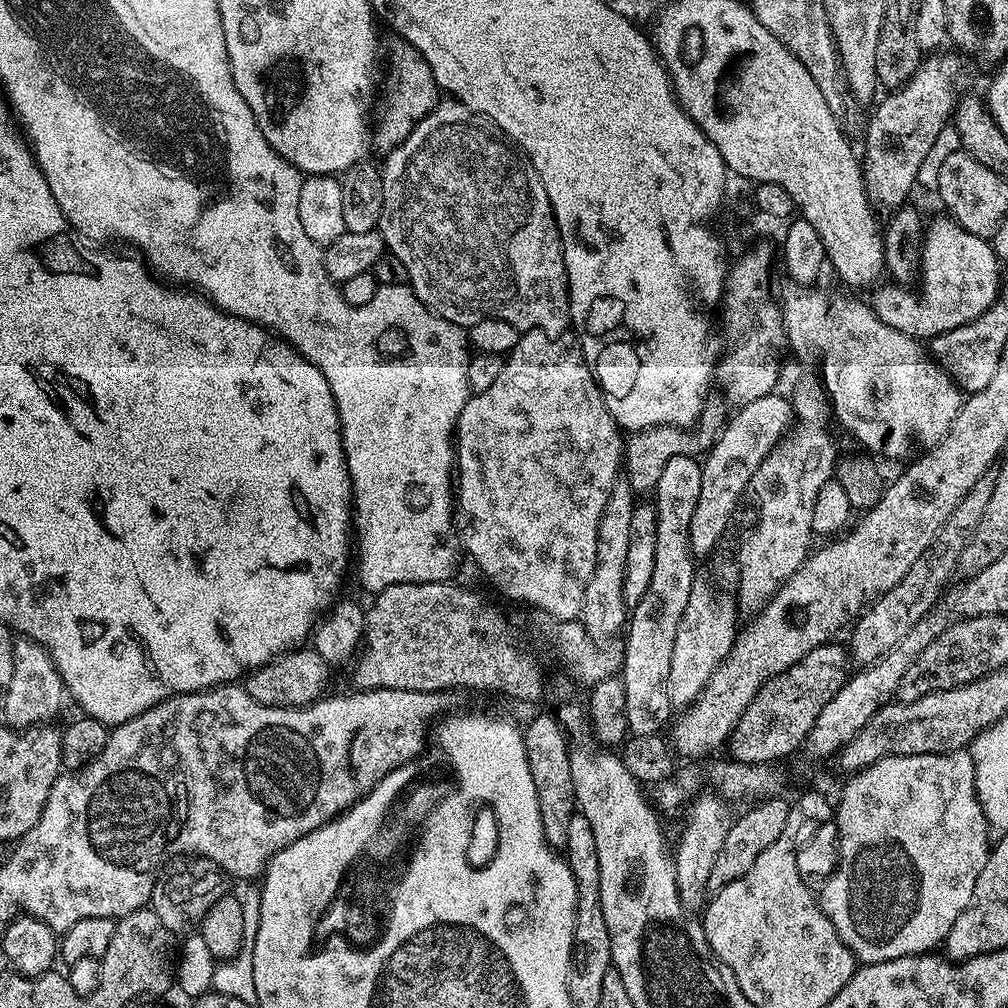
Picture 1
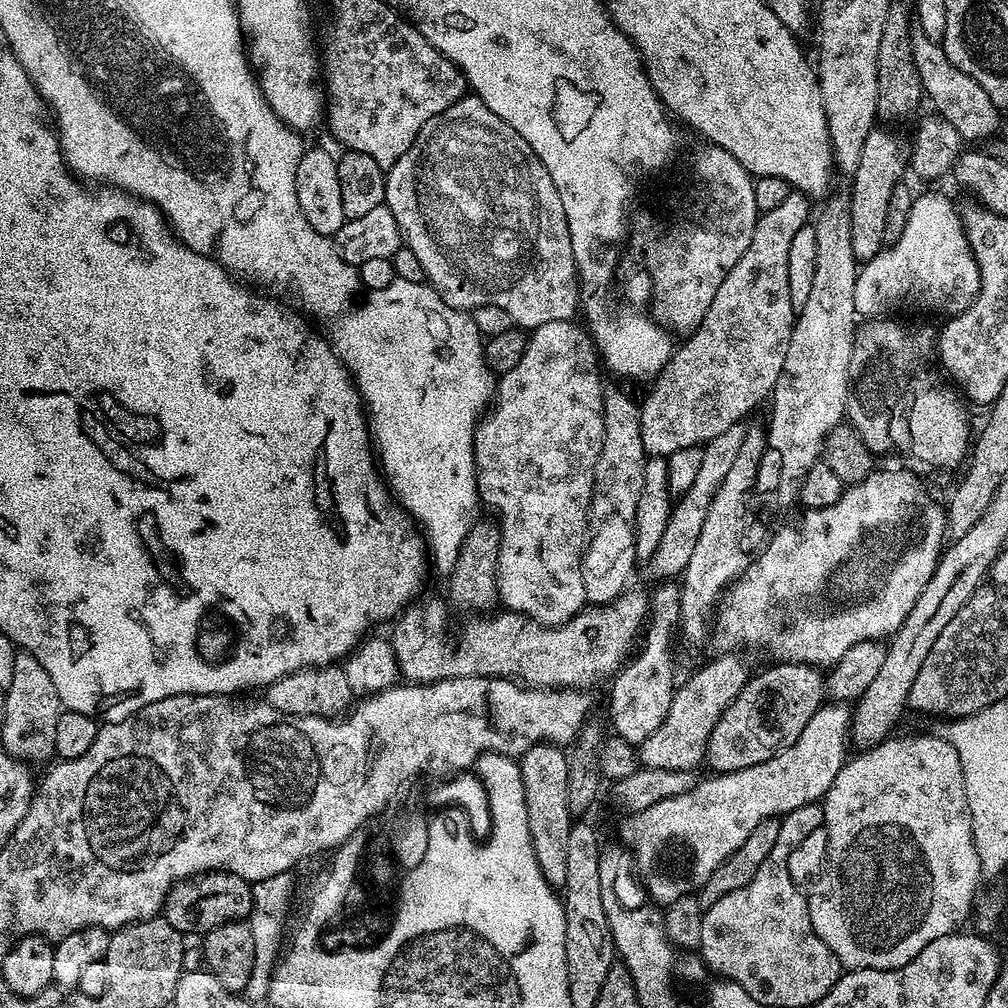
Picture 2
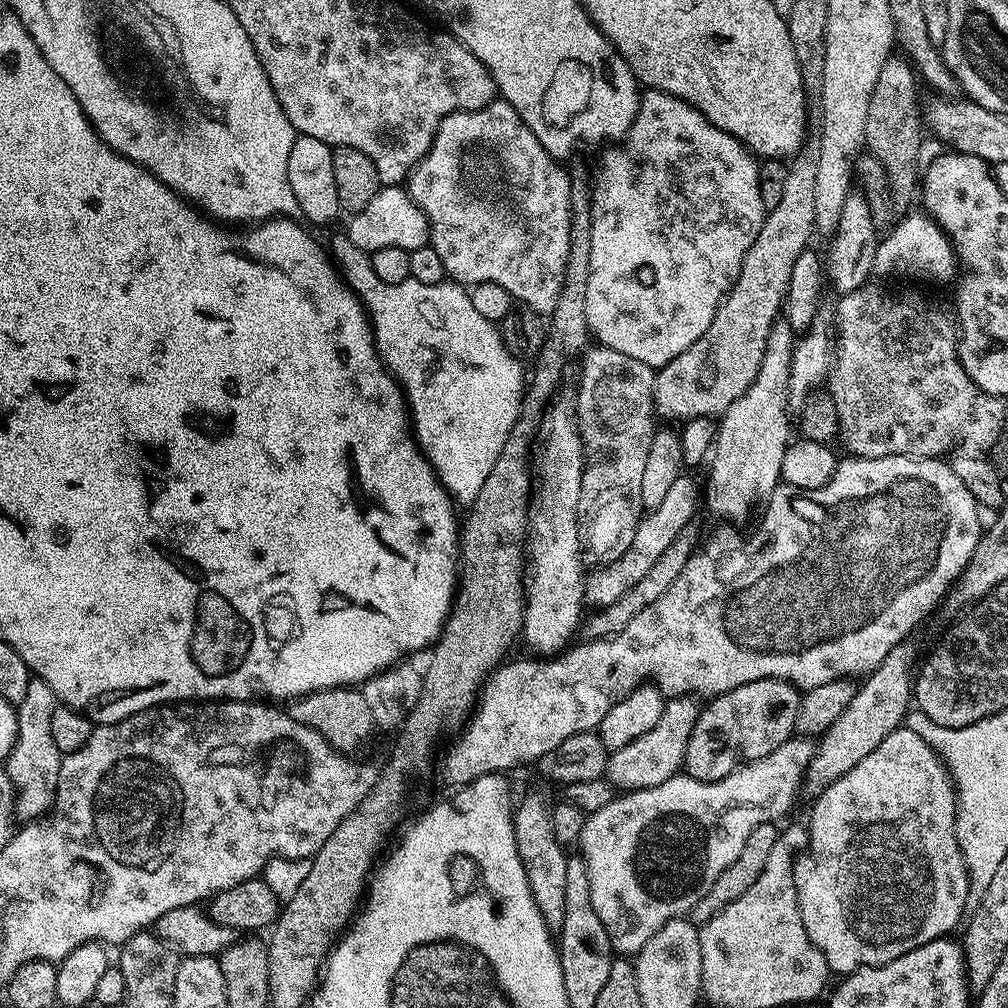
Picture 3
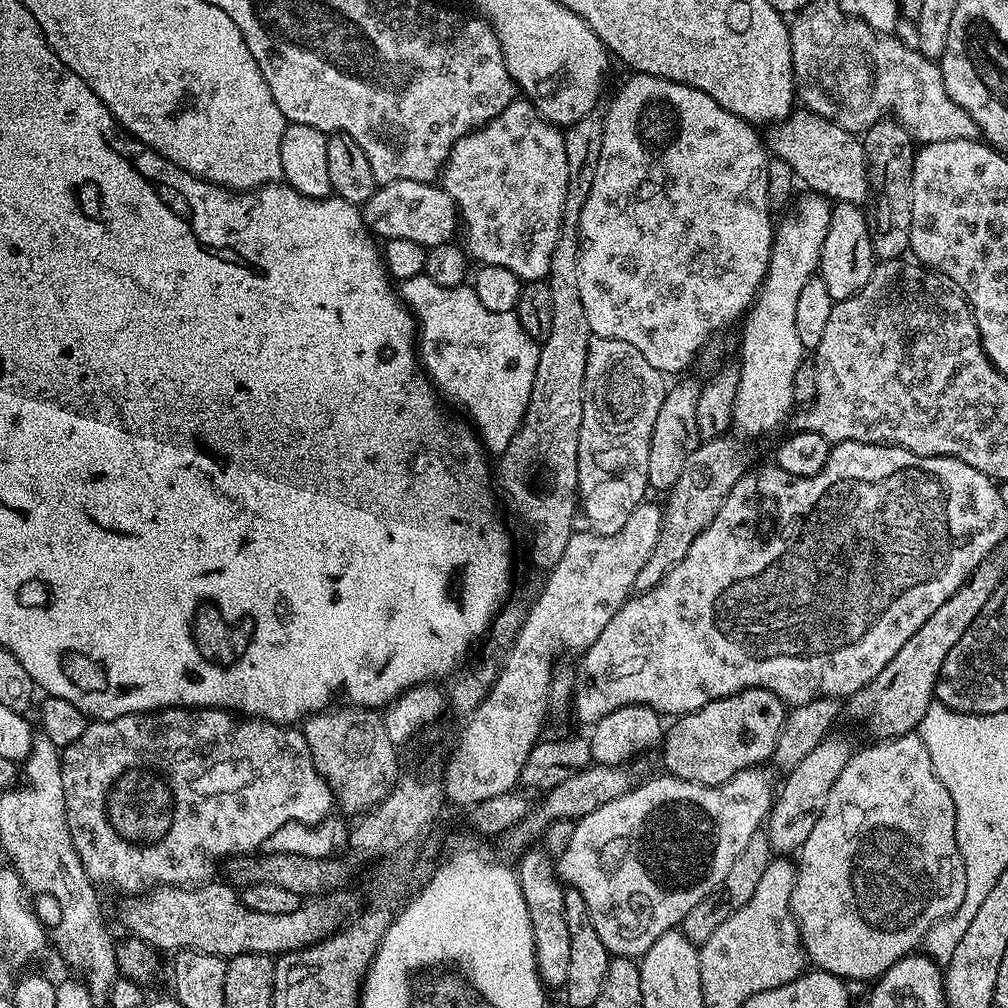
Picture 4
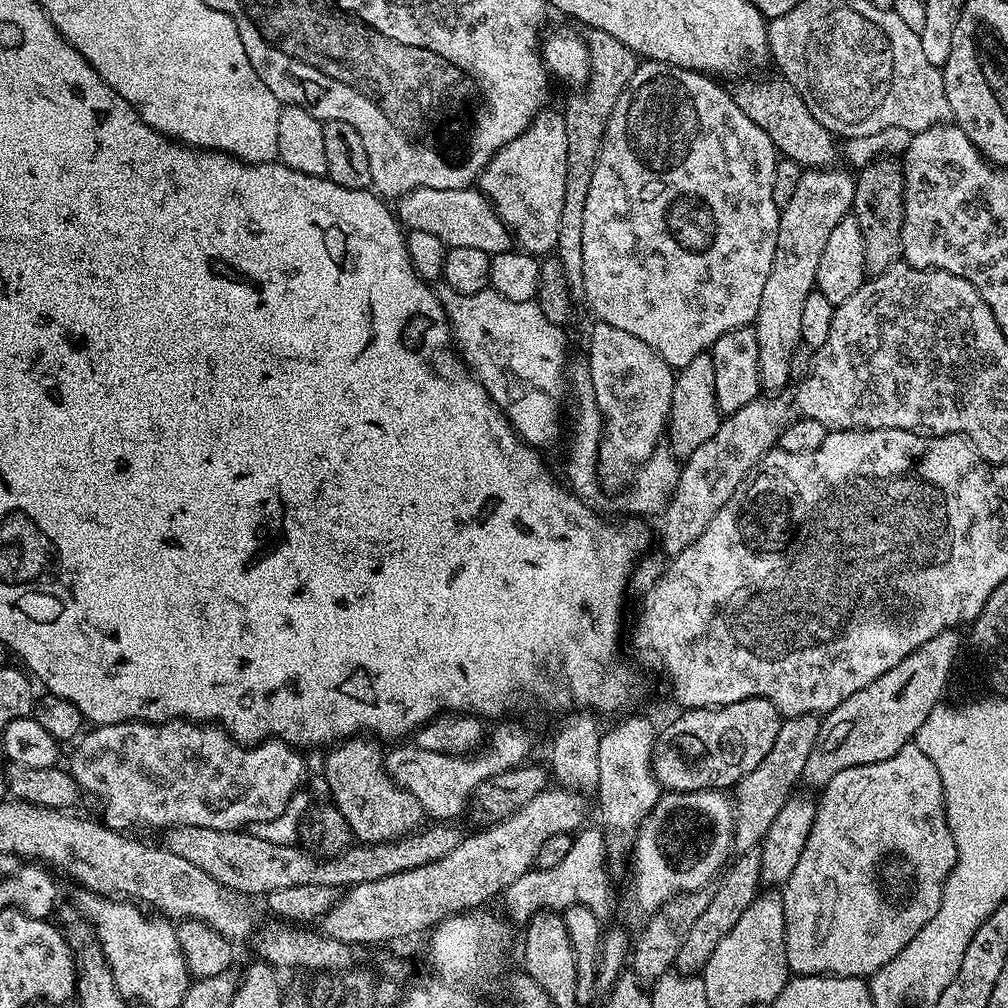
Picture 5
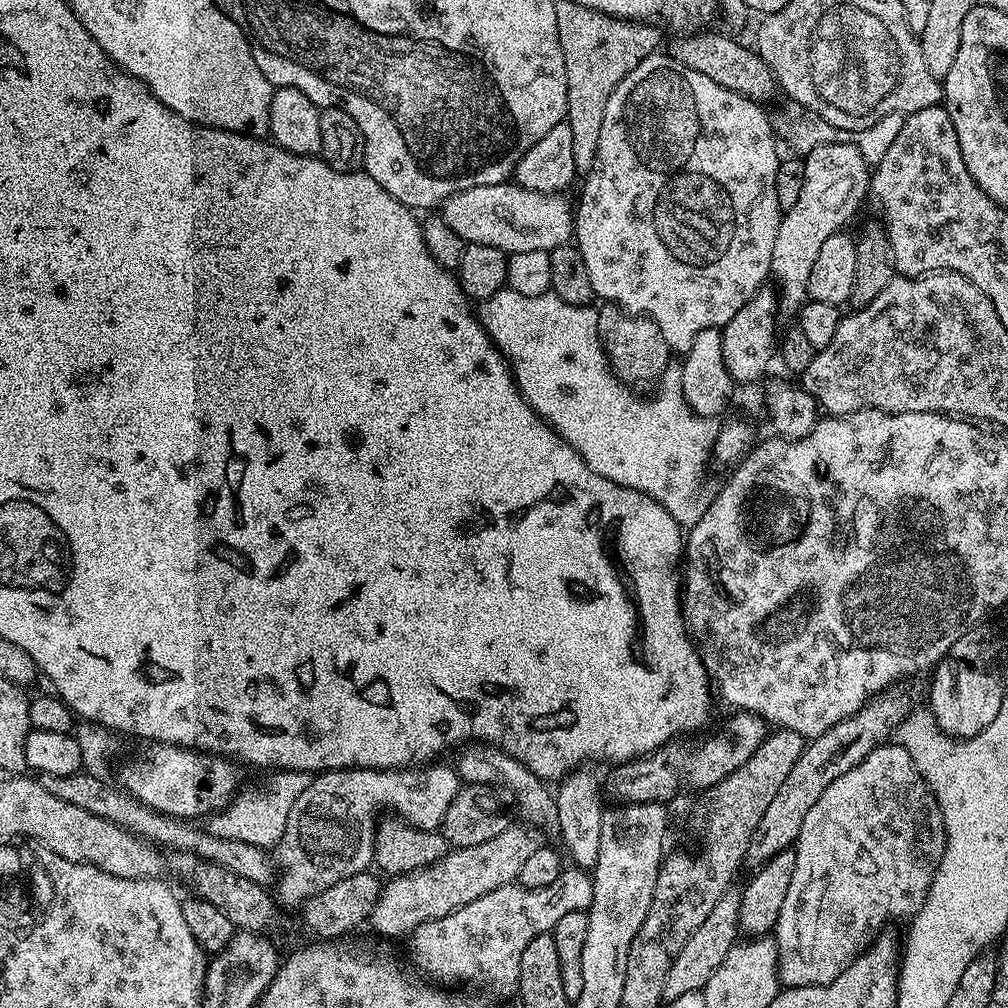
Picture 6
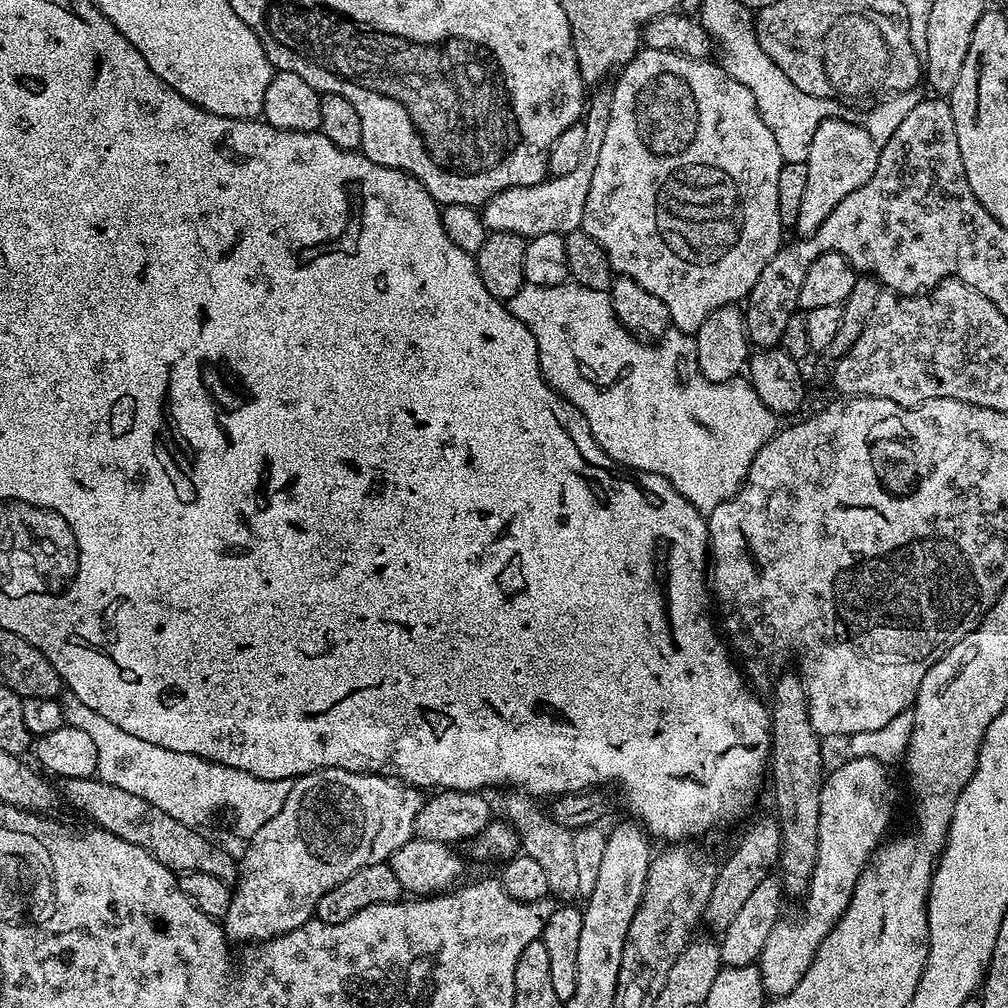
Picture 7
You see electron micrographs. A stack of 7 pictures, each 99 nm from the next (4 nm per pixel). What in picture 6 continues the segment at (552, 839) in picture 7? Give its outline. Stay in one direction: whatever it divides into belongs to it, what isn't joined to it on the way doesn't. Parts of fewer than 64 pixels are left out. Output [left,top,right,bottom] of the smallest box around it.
[454,742,556,825]

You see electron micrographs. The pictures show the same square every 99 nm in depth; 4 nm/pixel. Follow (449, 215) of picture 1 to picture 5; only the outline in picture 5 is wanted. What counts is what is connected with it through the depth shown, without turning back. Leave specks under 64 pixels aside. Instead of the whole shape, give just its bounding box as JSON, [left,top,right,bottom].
[478,110,568,258]

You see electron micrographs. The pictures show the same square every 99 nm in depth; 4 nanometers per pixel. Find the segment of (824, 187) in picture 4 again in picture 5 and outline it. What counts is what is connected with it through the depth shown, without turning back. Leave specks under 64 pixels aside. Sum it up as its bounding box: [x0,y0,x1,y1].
[731,79,838,170]

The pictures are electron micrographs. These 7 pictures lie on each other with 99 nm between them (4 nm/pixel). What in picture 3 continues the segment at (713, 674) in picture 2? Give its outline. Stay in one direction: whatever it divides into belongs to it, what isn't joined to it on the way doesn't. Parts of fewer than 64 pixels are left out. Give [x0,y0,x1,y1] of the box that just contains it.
[606,696,701,790]

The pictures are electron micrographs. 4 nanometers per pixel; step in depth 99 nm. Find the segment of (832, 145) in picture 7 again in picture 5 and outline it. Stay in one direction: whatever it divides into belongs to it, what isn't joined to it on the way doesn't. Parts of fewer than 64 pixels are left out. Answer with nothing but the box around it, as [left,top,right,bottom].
[754,167,856,390]

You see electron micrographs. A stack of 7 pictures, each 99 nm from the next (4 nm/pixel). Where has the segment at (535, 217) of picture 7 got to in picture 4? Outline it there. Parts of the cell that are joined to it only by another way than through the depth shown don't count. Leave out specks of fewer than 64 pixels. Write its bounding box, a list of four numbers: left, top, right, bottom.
[362,180,458,248]

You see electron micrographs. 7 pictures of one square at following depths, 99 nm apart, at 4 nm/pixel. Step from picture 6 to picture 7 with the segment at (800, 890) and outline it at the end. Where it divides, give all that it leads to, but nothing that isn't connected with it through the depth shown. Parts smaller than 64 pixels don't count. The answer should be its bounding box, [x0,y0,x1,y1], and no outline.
[758,758,896,998]

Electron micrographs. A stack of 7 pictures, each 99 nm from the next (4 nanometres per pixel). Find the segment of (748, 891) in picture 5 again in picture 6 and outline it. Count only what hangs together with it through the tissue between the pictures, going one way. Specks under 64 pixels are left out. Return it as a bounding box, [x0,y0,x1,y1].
[662,891,739,1001]

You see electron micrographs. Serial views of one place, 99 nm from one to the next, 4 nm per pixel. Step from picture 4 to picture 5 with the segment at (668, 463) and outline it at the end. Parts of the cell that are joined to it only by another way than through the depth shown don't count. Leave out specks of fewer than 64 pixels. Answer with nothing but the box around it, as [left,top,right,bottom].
[666,354,722,458]

